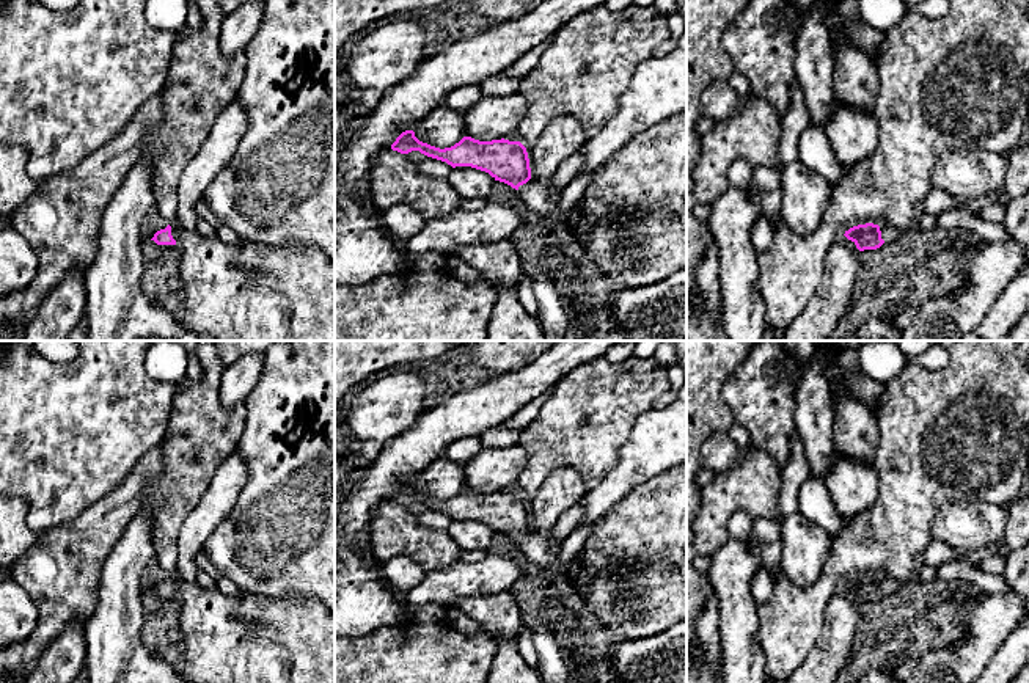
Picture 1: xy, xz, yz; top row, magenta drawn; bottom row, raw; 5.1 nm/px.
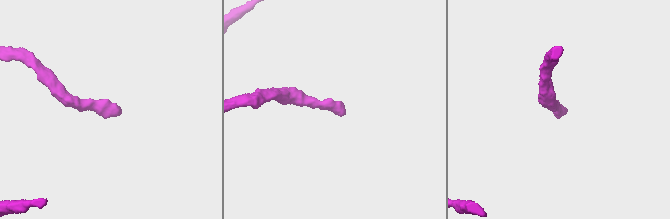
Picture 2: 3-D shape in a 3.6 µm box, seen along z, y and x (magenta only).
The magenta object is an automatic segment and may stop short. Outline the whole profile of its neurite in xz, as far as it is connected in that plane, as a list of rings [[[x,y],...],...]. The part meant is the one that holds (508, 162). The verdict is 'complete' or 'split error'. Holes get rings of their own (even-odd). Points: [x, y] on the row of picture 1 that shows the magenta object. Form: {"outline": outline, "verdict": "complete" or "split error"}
{"outline": [[[413,130],[402,132],[391,144],[393,151],[421,154],[446,162],[452,168],[471,166],[489,173],[495,181],[504,182],[517,190],[518,198],[531,209],[544,214],[553,214],[561,190],[550,182],[537,182],[531,177],[529,159],[526,148],[520,141],[492,140],[479,141],[463,137],[451,148],[435,148],[419,141]]], "verdict": "split error"}

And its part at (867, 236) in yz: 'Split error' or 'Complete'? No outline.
Split error

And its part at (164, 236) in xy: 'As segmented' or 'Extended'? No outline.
Extended

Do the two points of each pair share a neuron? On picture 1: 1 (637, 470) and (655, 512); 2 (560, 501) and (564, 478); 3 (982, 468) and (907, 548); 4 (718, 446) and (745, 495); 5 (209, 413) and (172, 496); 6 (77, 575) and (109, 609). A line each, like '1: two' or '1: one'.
1: two
2: one
3: one
4: two
5: one
6: two

